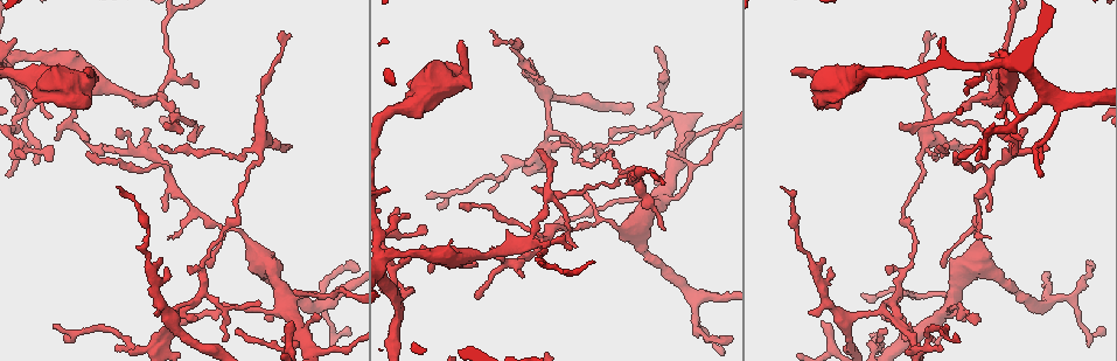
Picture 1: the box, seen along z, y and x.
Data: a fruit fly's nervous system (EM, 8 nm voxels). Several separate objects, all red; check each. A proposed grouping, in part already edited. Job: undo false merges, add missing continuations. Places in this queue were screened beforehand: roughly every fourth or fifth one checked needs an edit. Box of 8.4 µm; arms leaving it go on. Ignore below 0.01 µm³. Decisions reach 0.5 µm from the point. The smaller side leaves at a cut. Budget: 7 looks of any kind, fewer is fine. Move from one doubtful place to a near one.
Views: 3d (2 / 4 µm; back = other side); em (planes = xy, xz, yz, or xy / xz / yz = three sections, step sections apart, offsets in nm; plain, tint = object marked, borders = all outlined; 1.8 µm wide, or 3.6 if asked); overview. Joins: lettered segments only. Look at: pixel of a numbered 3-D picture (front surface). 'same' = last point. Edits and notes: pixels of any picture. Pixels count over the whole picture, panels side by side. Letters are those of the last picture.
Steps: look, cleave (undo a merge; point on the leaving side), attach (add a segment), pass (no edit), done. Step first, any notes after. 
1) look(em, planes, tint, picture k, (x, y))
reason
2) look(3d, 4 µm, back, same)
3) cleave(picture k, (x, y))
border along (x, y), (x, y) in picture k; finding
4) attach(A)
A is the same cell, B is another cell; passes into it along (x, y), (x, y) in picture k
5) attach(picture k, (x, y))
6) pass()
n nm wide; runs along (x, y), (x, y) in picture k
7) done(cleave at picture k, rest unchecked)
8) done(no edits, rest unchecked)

look(3d, 2 µm, picture 1, (939, 144))
an open end

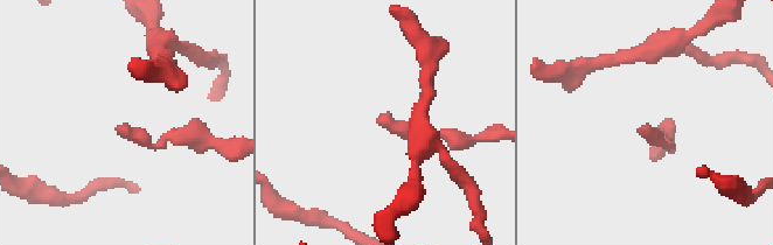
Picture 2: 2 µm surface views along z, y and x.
look(em, 3.6 µm, xz, step 4, tint, picture 2, (644, 125))

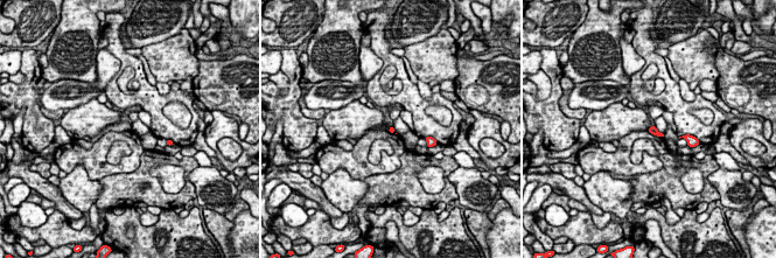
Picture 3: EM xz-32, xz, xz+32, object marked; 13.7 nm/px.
look(em, 3.6 µm, planes, borders, same)
another direction

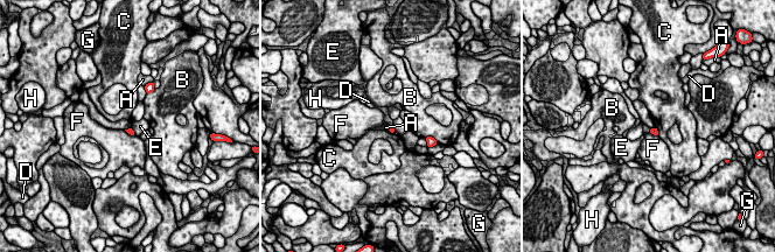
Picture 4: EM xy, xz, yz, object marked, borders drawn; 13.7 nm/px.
pass()
A, B, C, D, E, F, G and H are other cells; border along (131, 126), (125, 130) in picture 4; no lettered segment goes on from it

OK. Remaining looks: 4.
look(em, 3.6 µm, xy, step 8, tint, picture 1, (924, 140))
sudden change in width

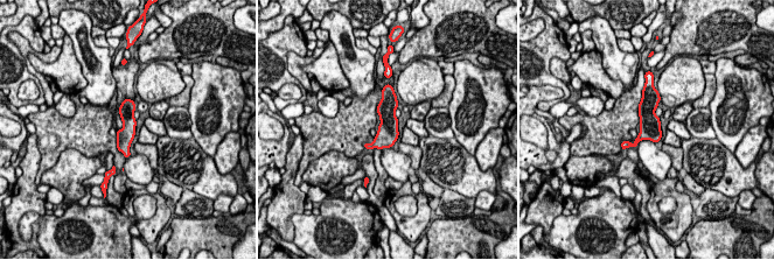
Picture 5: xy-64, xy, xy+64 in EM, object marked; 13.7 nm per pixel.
look(em, 3.6 µm, planes, borders, same)

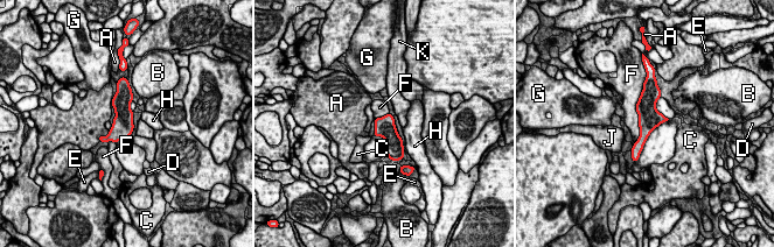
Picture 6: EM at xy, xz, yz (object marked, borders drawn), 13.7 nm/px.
pass()
A, B, C, D, E, F, G, H, J and K are other cells; border along (643, 83), (636, 104), (636, 141) in picture 6; one cell here

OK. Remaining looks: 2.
look(3d, 2 µm, picture 1, (479, 299))

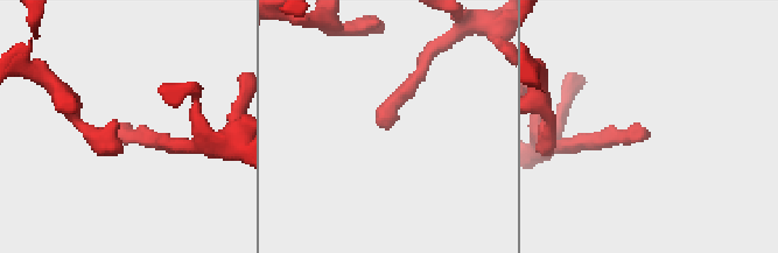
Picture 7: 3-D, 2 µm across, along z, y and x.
look(em, planes, borders, picture 7, (123, 139))
shape alone is not enough

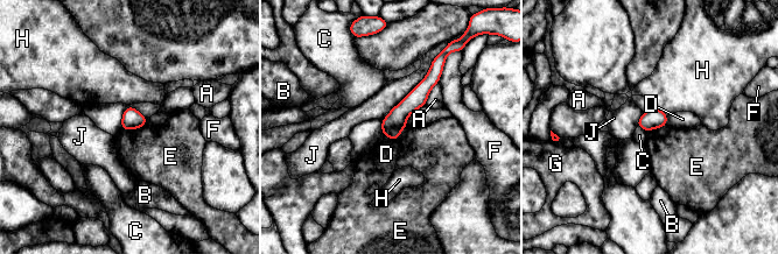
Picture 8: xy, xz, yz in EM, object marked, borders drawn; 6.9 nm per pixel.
pass()
A, B, C, D, E, F, G, H and J are other cells; no lettered segment goes on from it

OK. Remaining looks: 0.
done(no edits, rest unchecked)

